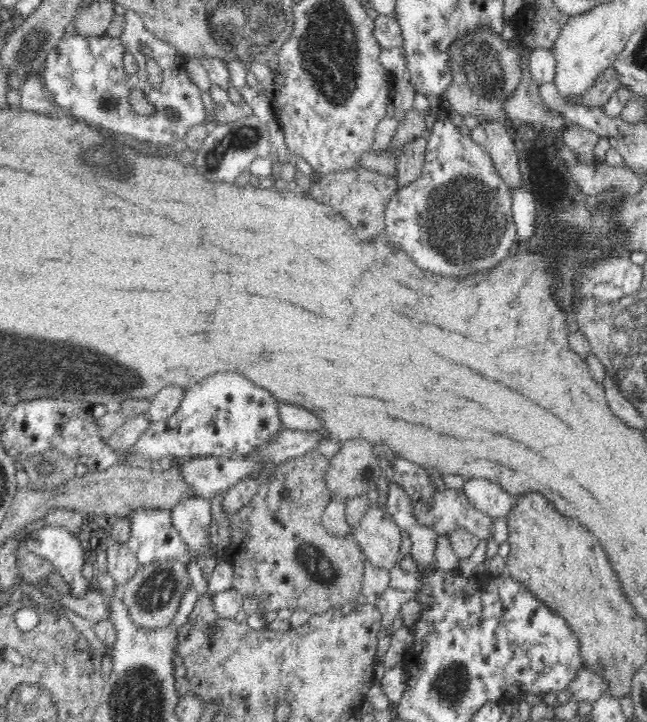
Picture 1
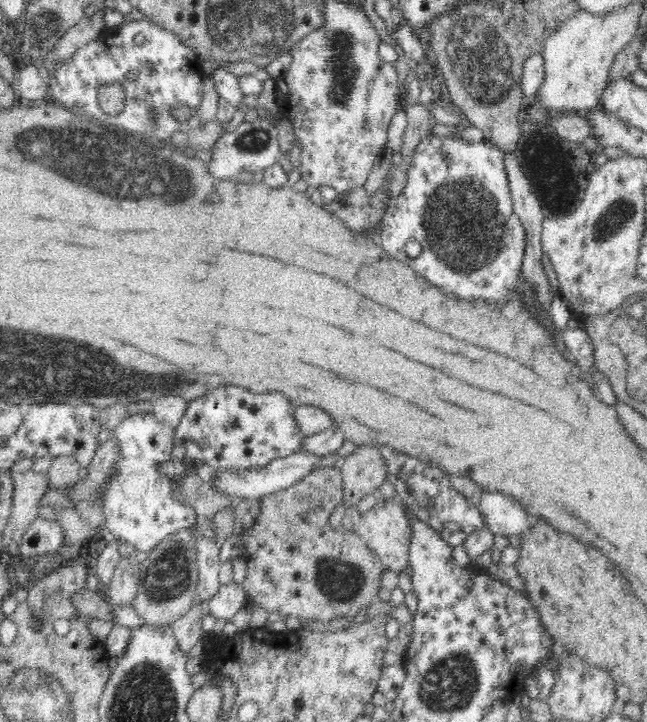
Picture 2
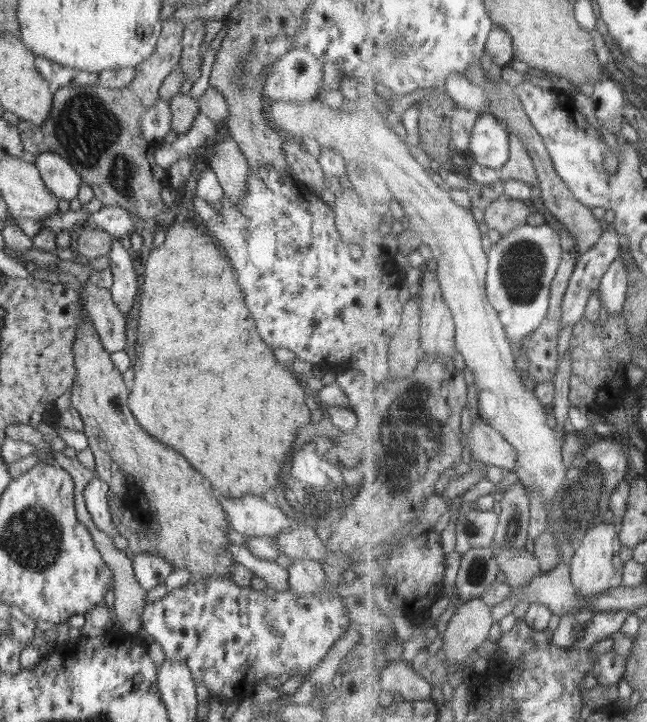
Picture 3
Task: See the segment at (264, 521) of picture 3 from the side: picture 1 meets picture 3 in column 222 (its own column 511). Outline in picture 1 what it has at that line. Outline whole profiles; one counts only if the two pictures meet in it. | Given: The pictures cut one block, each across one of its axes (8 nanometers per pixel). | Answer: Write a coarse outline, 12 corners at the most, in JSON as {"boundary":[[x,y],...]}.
{"boundary":[[484,477],[466,479],[473,508],[492,520],[505,518],[514,497]]}

